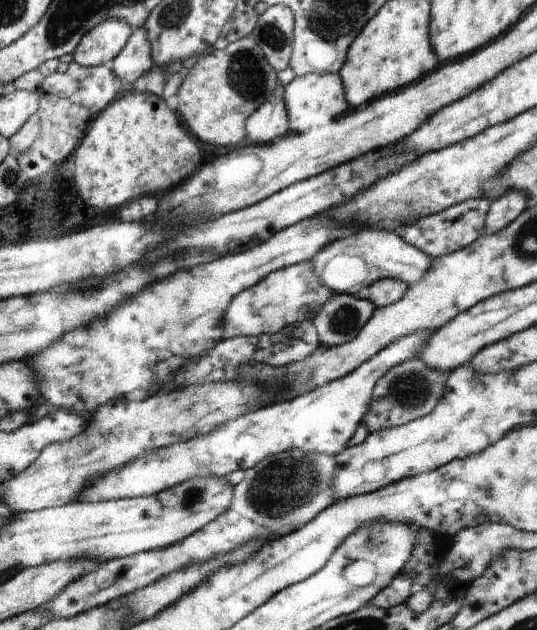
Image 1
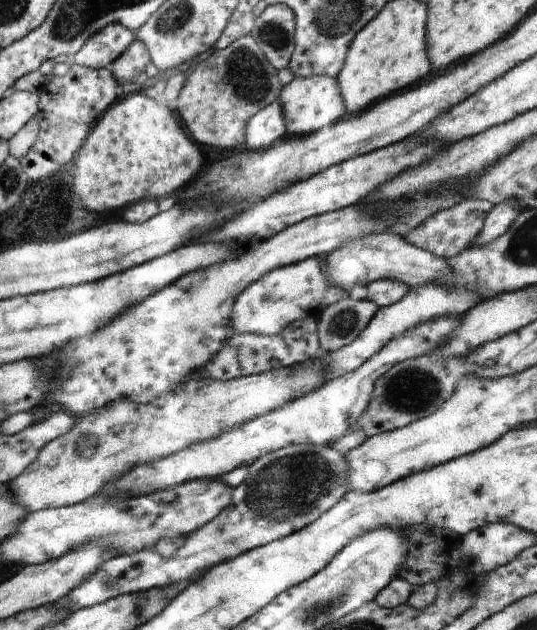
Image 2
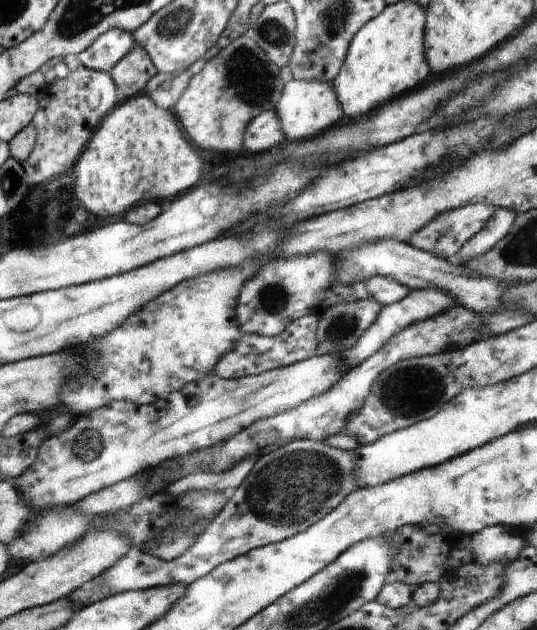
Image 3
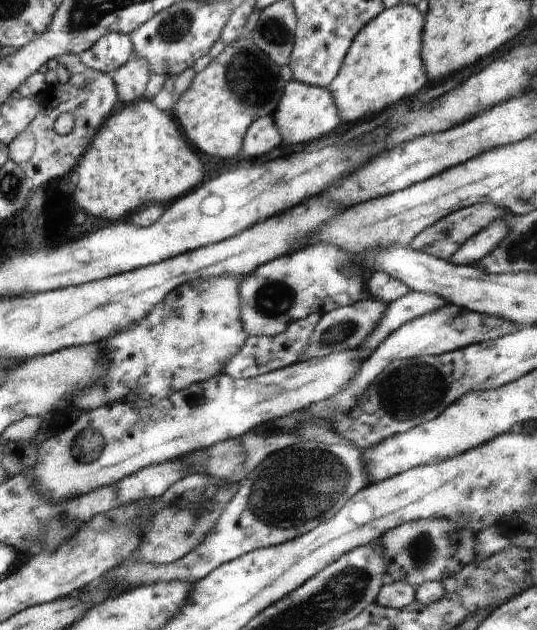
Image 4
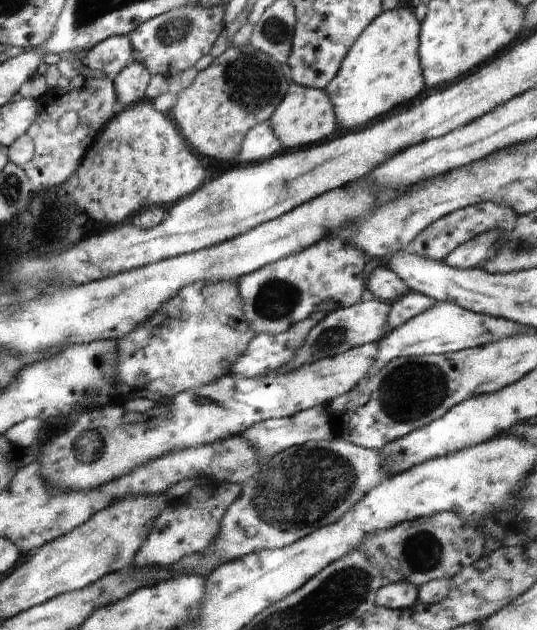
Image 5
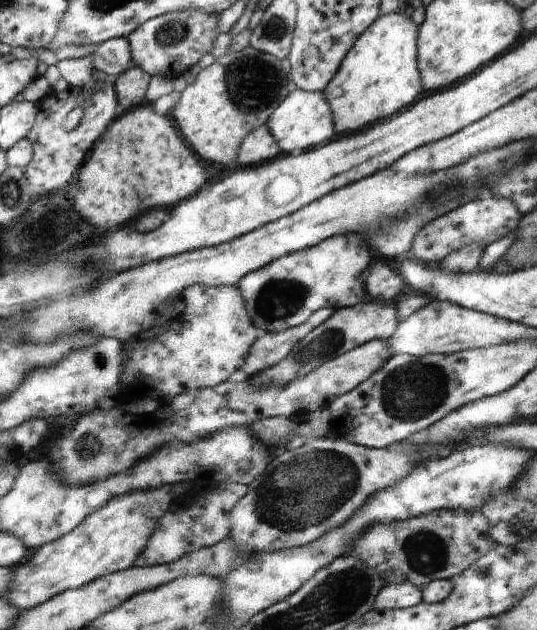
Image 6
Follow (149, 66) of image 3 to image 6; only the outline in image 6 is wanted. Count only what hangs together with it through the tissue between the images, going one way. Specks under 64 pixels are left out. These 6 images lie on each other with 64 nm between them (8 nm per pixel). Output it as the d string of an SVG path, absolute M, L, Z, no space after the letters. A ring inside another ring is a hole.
M133 65L115 80L116 100L120 112L147 103L146 91L150 79L150 74L144 72L140 66Z

